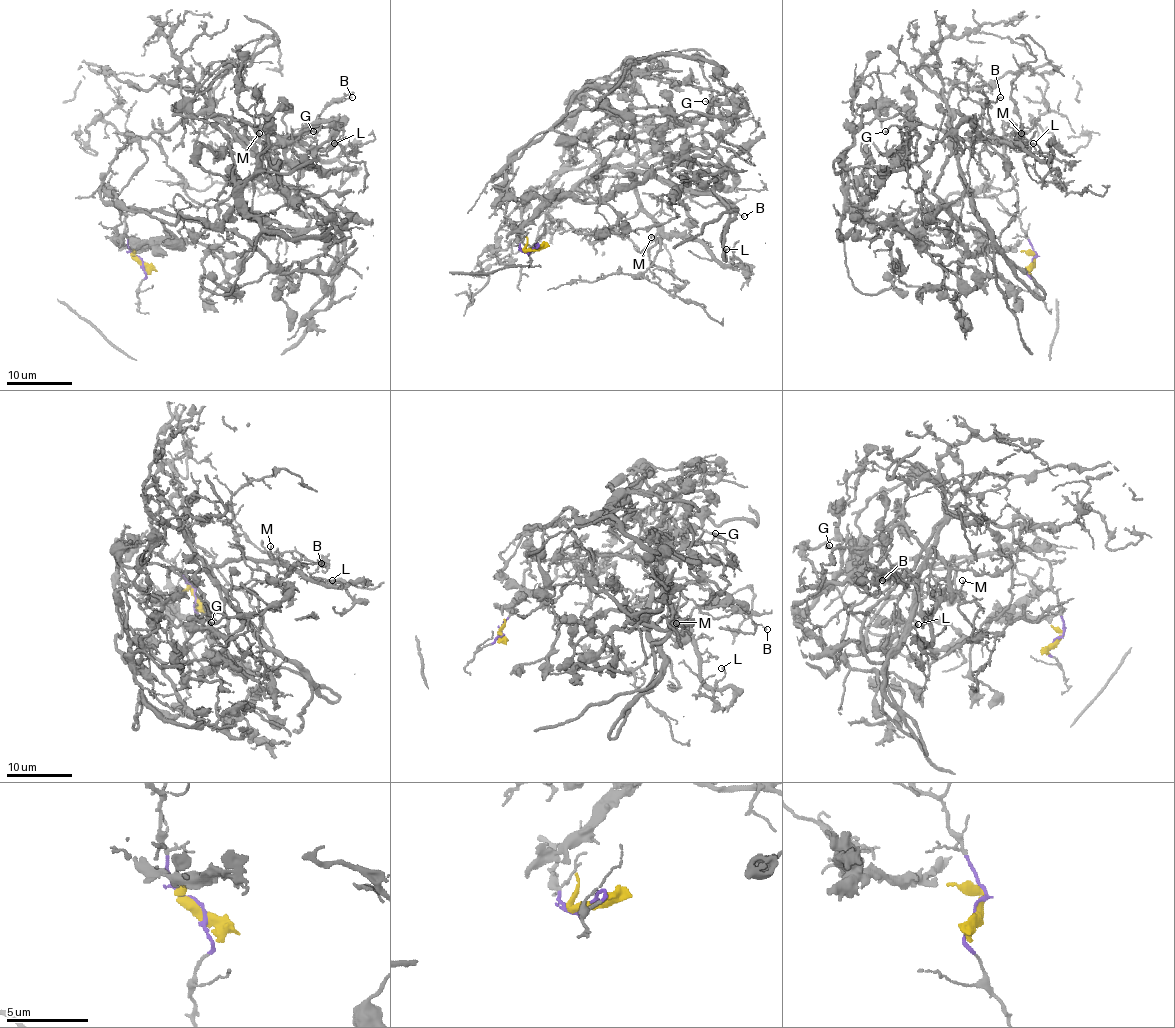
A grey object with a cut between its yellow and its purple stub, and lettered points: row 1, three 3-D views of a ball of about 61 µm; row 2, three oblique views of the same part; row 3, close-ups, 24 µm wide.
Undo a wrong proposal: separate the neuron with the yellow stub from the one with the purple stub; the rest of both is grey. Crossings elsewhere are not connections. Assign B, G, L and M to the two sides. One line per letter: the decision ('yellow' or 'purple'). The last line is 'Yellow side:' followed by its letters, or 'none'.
B: purple
G: purple
L: purple
M: purple
Yellow side: none

